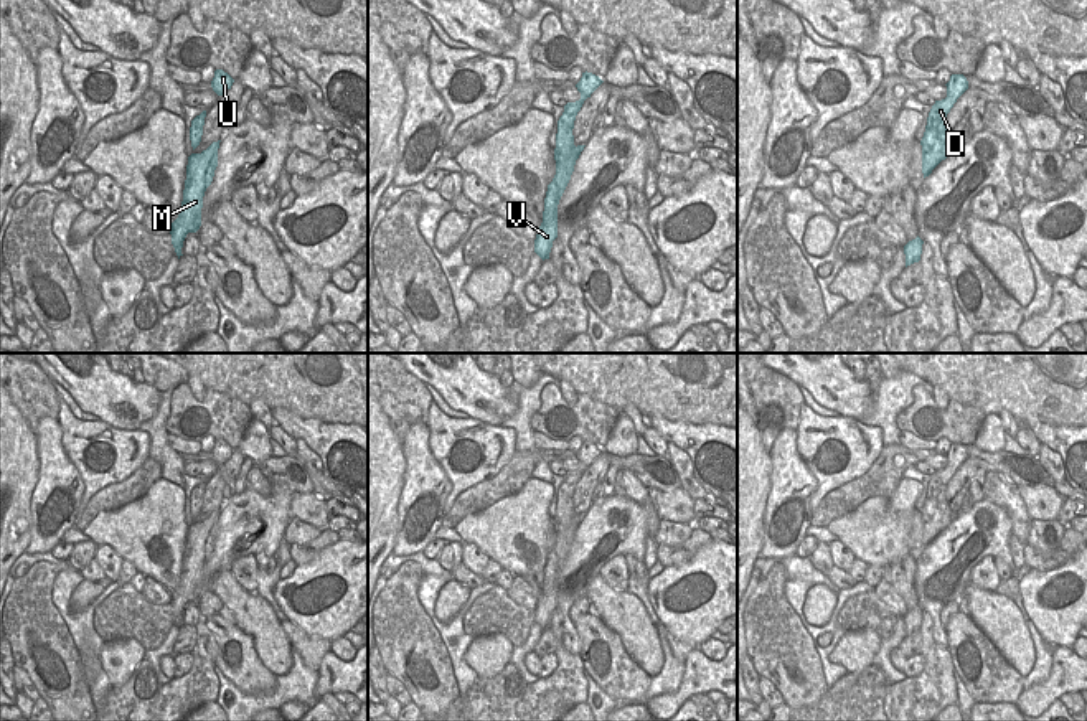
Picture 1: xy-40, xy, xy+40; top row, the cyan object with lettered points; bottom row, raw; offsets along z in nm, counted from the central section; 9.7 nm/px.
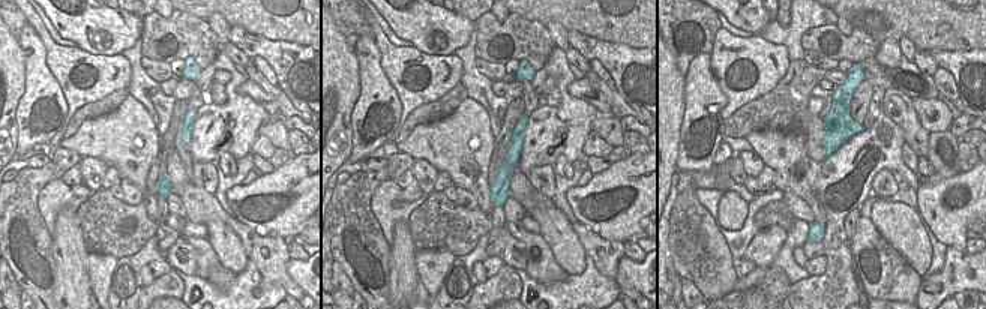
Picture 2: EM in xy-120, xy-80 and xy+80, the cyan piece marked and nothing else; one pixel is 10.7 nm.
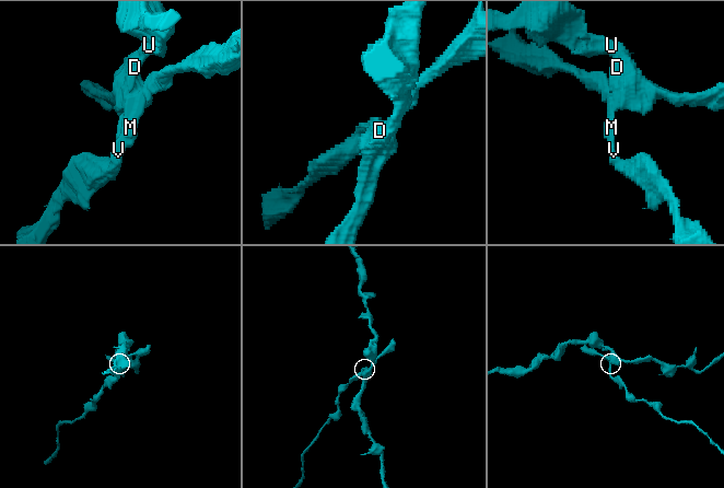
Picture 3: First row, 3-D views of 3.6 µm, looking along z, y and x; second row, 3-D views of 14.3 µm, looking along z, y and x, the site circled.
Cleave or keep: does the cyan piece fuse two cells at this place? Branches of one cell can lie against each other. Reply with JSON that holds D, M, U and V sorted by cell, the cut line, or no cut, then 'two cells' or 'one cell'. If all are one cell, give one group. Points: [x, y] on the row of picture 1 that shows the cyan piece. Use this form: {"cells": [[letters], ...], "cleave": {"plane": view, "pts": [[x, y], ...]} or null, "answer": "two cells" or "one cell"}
{"cells": [["D", "U"], ["M", "V"]], "cleave": {"plane": "xy", "pts": [[574, 146], [559, 159], [556, 172]]}, "answer": "two cells"}

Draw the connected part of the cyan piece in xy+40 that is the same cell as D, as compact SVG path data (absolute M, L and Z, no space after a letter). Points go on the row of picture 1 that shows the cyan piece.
M952 74L947 86L947 97L942 101L935 101L932 106L924 137L920 140L922 145L922 173L924 178L930 175L930 172L945 160L957 144L953 144L947 134L945 122L947 114L957 102L957 99L968 89L968 81L963 74Z

